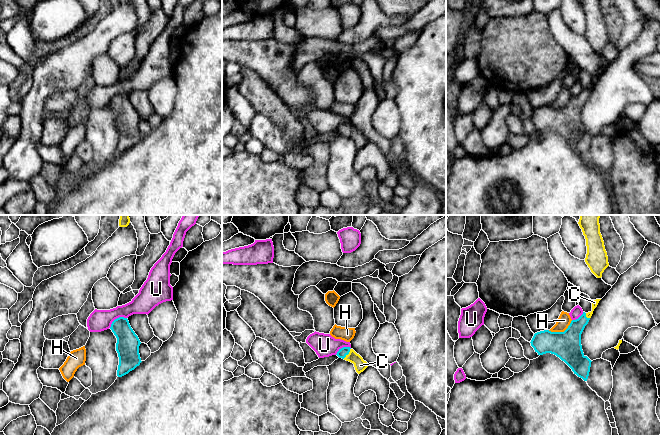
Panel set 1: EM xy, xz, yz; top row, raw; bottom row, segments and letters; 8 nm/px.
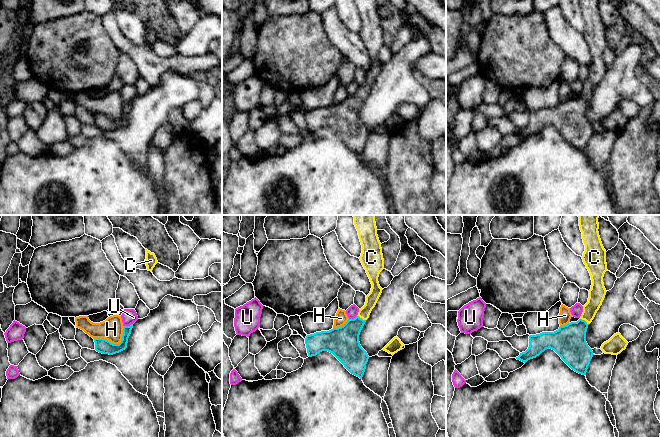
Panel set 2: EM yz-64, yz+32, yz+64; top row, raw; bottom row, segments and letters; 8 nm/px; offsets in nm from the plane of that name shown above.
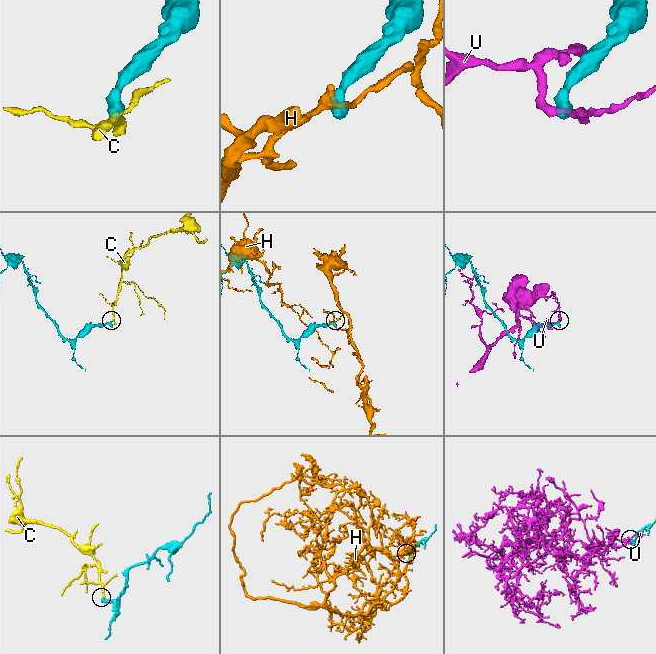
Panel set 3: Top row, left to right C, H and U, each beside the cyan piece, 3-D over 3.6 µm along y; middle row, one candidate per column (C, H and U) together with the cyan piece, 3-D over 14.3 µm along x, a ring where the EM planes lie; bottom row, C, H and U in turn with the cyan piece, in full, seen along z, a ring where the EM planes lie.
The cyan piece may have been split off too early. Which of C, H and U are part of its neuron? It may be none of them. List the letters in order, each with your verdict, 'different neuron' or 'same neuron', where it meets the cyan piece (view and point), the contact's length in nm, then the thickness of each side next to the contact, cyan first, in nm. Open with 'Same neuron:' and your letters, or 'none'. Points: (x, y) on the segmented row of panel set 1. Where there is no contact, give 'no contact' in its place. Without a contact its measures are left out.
Same neuron: C
C: same neuron; meets cyan in xz at (348, 353); contact 110 nm long; 70 nm thick on the cyan side, 100 nm on the other
H: different neuron; meets cyan in yz at (561, 332); contact 220 nm long; 220 nm thick on the cyan side, 110 nm on the other
U: different neuron; meets cyan in xy at (117, 318); contact 170 nm long; 190 nm thick on the cyan side, 180 nm on the other

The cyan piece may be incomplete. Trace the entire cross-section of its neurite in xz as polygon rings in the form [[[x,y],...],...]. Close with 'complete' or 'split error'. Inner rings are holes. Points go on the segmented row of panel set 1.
[[[343,347],[339,349],[336,355],[339,358],[353,363],[358,374],[363,372],[369,366],[368,363],[350,347]]] | split error

